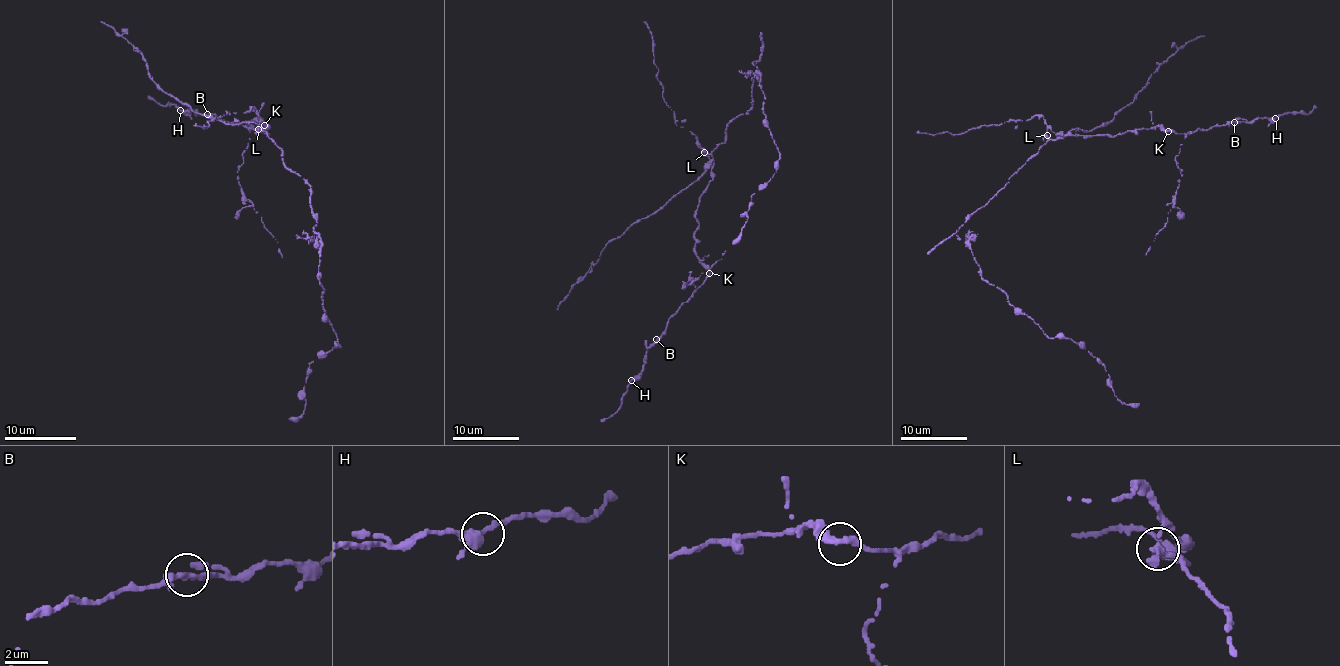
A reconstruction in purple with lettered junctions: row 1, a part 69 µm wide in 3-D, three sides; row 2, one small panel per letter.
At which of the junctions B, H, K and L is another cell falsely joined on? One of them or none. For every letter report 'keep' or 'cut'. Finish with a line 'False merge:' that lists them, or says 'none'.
B: keep
H: keep
K: keep
L: cut
False merge: L

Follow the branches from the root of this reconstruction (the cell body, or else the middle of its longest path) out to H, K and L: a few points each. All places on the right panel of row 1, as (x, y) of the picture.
H: (1013, 175), (1048, 140), (1065, 135), (1114, 136), (1156, 126), (1192, 133), (1232, 122), (1275, 118)
K: (1013, 175), (1048, 140), (1065, 135), (1114, 136), (1128, 130), (1156, 126), (1163, 126), (1168, 131)
L: (1013, 175), (1038, 151), (1046, 141), (1046, 135)

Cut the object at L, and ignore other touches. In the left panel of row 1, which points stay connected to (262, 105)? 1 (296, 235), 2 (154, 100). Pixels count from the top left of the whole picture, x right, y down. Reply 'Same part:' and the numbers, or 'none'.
Same part: 2

